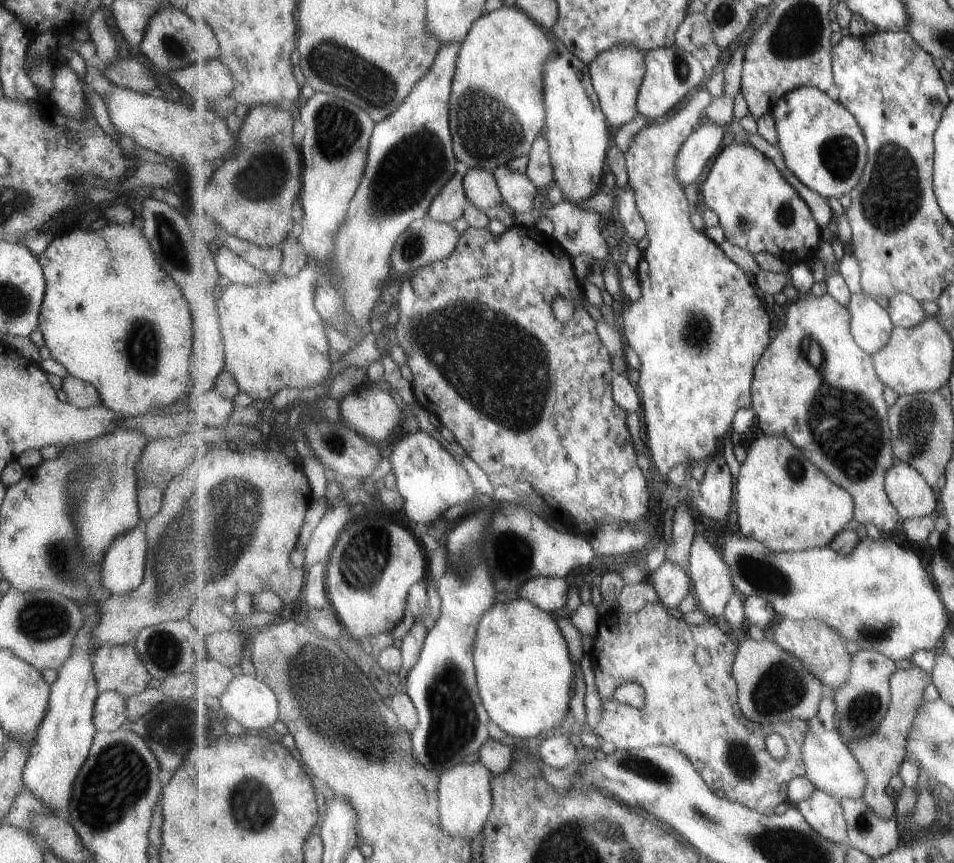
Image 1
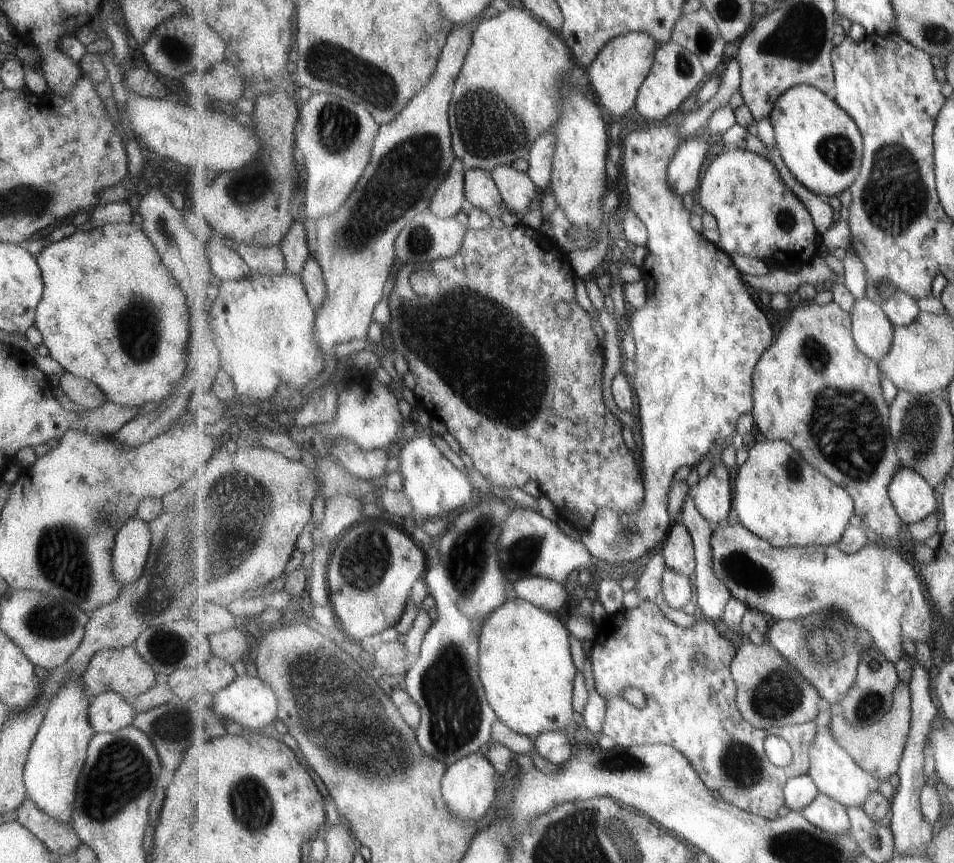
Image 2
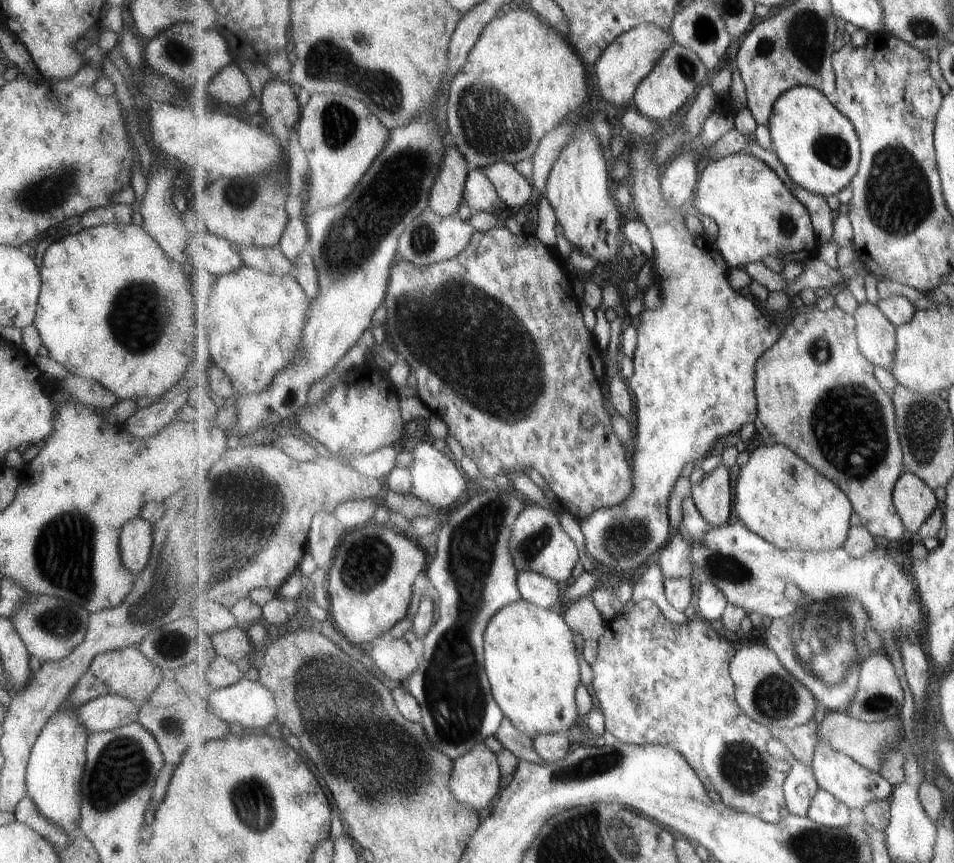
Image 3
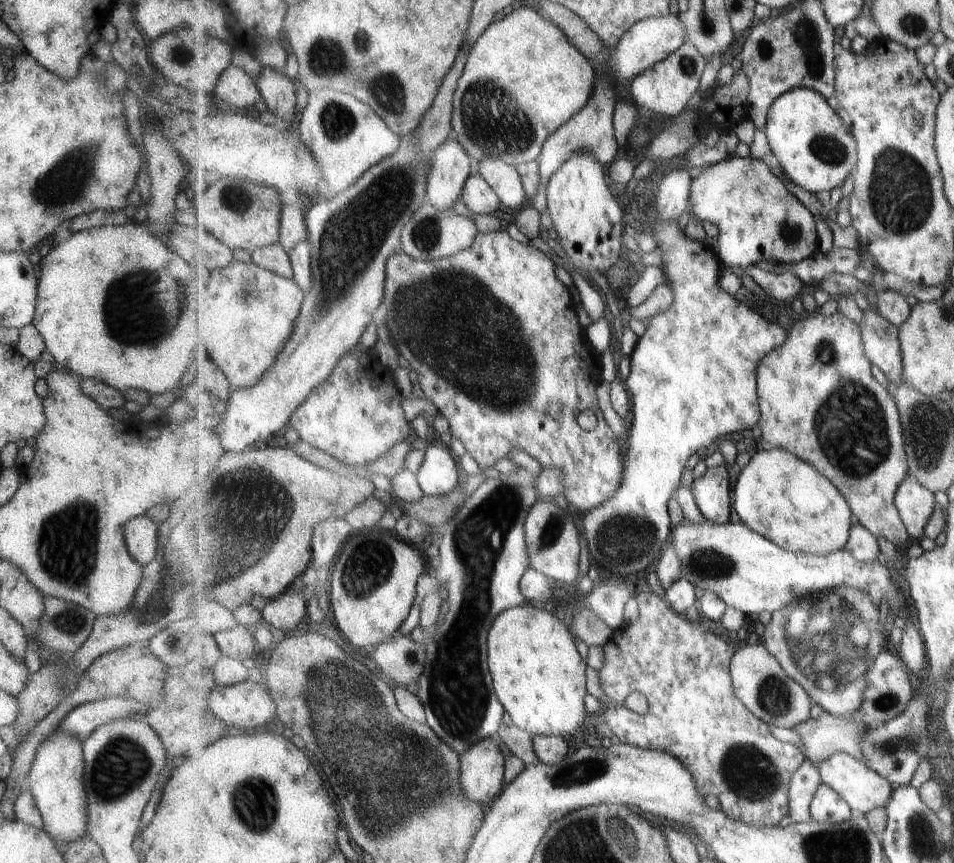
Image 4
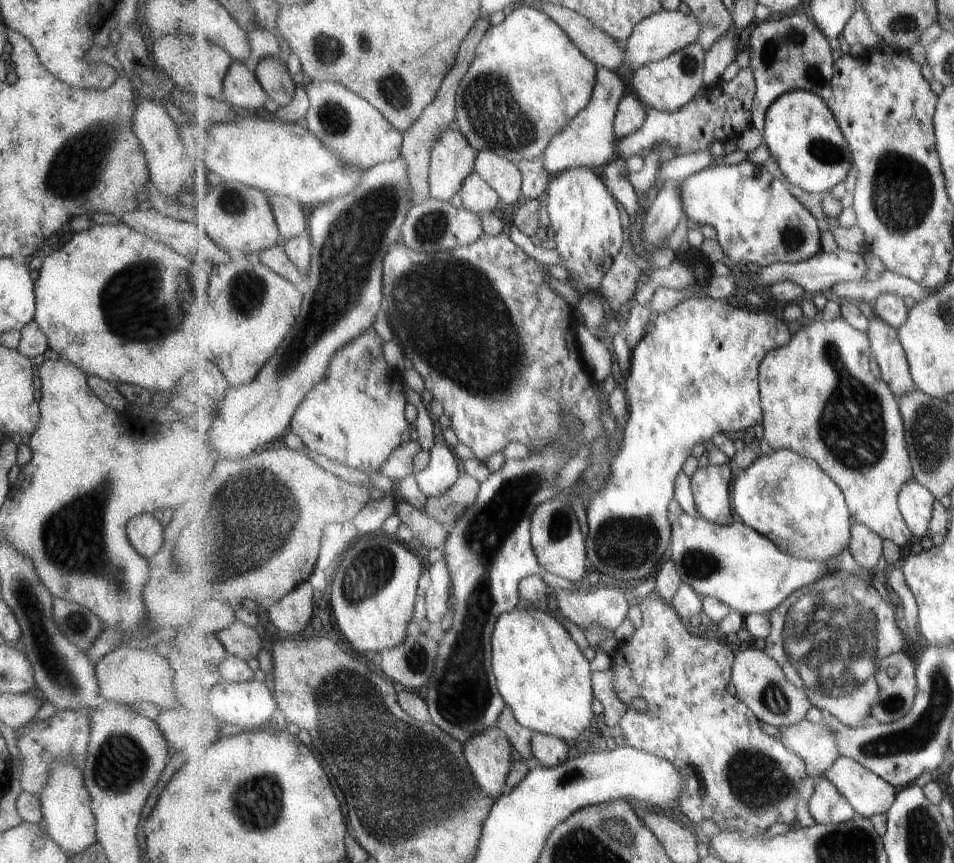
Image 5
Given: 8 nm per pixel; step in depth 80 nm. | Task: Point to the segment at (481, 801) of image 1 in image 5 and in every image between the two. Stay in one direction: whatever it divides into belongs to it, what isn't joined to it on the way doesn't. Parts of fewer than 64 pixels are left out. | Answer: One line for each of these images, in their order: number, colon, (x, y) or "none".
2: (470, 785)
3: (476, 779)
4: (483, 765)
5: (489, 754)

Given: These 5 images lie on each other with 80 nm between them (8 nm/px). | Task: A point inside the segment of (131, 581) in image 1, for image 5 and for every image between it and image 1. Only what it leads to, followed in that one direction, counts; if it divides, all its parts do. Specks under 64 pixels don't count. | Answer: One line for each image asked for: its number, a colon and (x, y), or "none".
2: (131, 541)
3: (135, 538)
4: (140, 533)
5: (144, 532)

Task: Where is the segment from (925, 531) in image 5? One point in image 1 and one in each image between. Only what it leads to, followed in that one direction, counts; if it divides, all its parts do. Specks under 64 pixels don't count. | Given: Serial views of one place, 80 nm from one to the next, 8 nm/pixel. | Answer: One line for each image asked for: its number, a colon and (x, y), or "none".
1: (908, 490)
2: (914, 499)
3: (915, 500)
4: (916, 502)

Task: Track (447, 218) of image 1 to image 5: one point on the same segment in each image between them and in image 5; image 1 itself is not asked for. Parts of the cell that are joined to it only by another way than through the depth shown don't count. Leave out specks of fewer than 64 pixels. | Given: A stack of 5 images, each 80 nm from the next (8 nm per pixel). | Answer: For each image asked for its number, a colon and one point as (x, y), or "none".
2: (449, 199)
3: (447, 195)
4: (451, 167)
5: (453, 159)

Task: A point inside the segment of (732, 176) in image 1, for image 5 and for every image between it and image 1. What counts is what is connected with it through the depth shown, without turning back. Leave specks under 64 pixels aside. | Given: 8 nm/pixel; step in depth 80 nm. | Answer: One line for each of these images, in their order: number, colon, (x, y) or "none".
2: (758, 216)
3: (758, 217)
4: (759, 220)
5: (758, 220)

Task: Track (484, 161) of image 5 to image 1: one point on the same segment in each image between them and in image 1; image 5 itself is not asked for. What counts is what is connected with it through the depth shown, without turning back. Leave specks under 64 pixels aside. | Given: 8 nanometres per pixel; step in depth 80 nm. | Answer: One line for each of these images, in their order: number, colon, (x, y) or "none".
1: (518, 191)
2: (519, 192)
3: (515, 190)
4: (504, 178)

